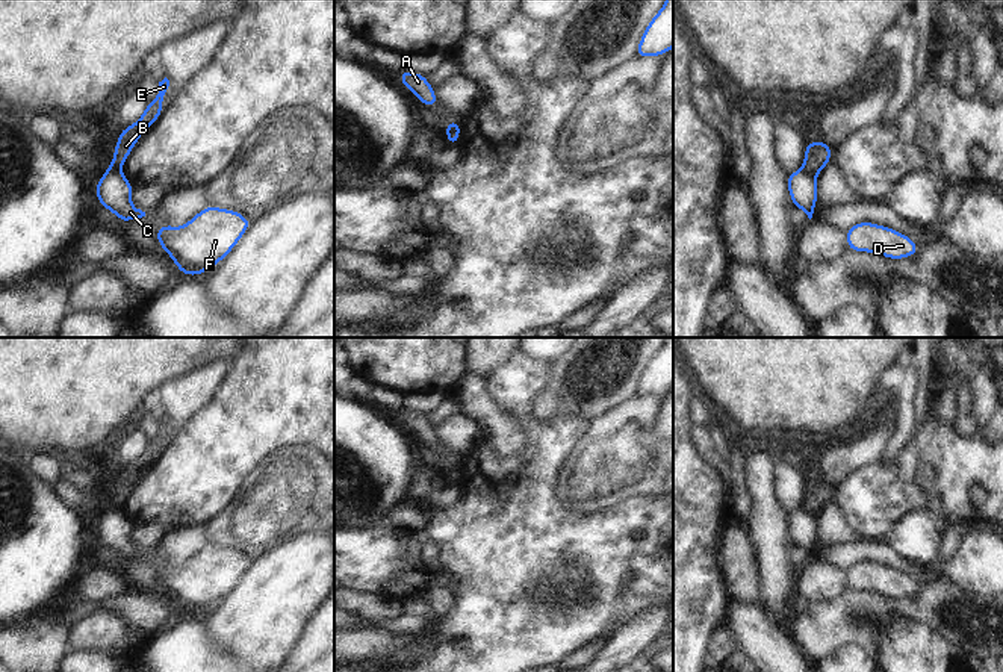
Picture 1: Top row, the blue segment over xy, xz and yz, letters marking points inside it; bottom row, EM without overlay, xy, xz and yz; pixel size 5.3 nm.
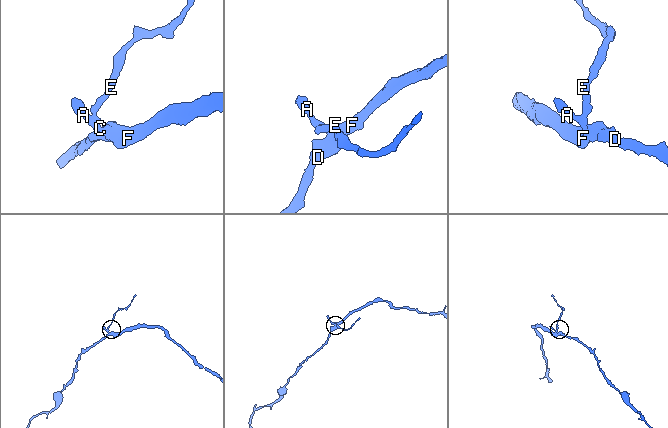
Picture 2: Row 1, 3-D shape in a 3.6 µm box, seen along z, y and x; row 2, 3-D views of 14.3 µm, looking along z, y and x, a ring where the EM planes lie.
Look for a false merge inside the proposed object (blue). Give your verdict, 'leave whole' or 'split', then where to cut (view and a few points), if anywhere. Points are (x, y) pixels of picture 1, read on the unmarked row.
split; cut in yz along (801, 507), (814, 518)

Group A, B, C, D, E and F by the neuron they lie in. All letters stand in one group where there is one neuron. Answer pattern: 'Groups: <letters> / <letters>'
Groups: A C D F / B E.

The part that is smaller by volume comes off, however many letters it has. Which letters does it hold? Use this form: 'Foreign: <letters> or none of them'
Foreign: B, E

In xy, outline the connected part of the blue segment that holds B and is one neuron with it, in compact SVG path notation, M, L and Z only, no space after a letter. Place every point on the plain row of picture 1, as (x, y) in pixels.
M165 416L162 421L159 421L159 433L151 440L148 440L147 448L138 457L138 460L126 468L121 468L120 478L115 481L113 498L107 504L107 509L110 510L123 509L123 502L127 499L130 490L142 475L144 469L153 465L163 451L162 440L168 425L169 419Z

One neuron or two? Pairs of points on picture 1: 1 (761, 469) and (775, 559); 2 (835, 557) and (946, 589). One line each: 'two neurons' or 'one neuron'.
1: one neuron
2: two neurons

